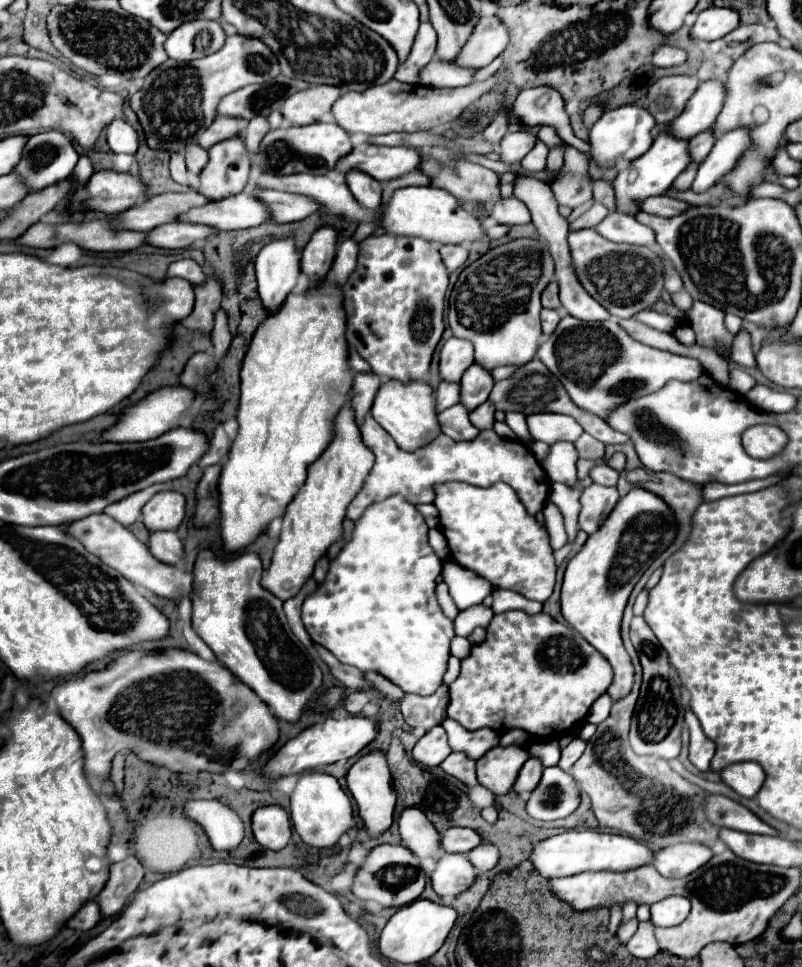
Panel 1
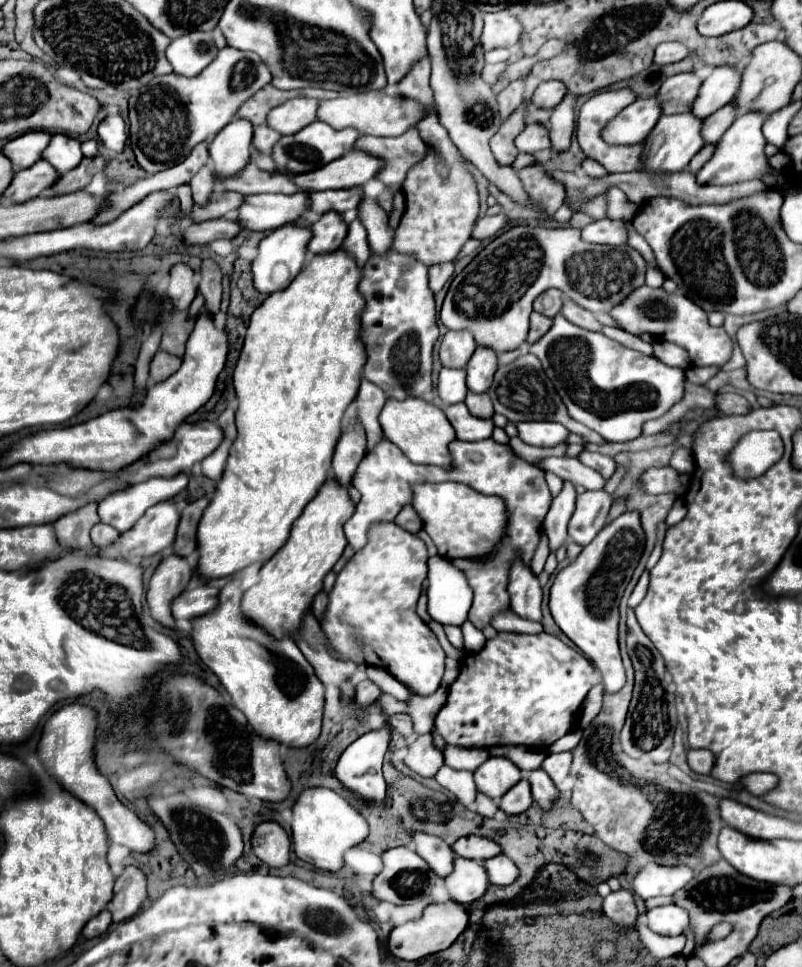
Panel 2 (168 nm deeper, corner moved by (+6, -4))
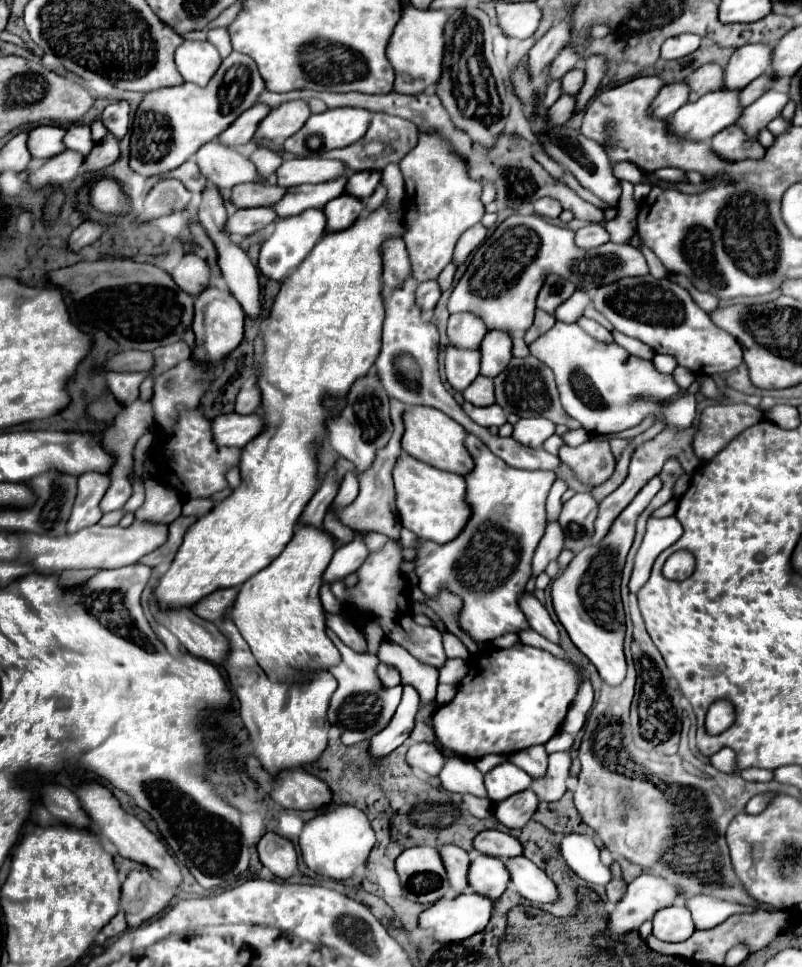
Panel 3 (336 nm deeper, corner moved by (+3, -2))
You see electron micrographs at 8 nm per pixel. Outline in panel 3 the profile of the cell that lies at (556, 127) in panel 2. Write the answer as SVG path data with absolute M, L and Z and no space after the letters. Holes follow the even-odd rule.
M594 54L594 56L586 58L586 82L584 82L582 90L576 94L576 98L578 98L578 110L576 112L584 110L588 100L598 90L598 84L602 82L602 78L606 74L606 66L608 66L608 60L602 54Z

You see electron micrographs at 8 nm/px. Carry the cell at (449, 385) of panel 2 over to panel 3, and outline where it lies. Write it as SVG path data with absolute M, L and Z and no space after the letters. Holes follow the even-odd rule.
M458 346L446 348L446 378L448 382L462 392L466 386L474 382L480 374L480 350L466 350Z

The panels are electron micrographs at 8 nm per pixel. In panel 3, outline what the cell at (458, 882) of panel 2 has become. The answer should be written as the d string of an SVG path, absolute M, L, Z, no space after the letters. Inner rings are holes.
M480 854L470 864L468 874L470 888L478 894L486 894L488 898L500 898L510 882L510 872L506 870L506 864L502 858Z

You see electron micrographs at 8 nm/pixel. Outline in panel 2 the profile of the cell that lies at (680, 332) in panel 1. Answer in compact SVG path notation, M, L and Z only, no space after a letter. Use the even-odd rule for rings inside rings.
M655 340L653 342L653 356L659 358L661 362L665 362L667 366L675 366L675 368L689 368L691 360L689 360L689 354L685 348L679 348L677 344L673 342L667 342L667 340Z

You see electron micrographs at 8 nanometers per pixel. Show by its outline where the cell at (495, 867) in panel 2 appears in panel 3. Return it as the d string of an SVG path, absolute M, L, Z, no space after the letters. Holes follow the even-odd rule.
M524 856L510 858L506 862L506 868L510 870L512 876L510 886L514 886L526 900L540 902L540 904L550 904L558 900L556 884L532 860Z

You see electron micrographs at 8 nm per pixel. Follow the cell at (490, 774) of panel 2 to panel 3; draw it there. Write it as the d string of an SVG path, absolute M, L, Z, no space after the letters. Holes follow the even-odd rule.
M504 762L484 776L488 798L494 802L502 802L512 794L528 790L530 782L532 778L512 762Z

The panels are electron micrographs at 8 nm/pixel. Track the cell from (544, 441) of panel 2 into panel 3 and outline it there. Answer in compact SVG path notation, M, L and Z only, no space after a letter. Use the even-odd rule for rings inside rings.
M522 418L514 424L512 438L524 446L540 448L548 436L554 434L554 424L546 418Z

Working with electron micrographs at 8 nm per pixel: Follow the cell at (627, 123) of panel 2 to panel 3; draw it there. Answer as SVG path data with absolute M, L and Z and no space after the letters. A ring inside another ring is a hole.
M684 80L666 84L660 90L660 94L654 100L654 104L650 106L650 114L660 116L660 118L672 116L680 106L684 106L688 102L688 94L690 94L690 86Z

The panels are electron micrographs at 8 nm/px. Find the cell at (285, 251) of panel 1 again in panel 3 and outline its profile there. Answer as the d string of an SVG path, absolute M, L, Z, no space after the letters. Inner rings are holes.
M304 210L302 214L280 218L274 224L274 234L264 242L260 250L260 272L272 280L284 280L288 272L308 256L308 252L314 248L314 244L320 240L320 236L326 232L326 216L324 210Z

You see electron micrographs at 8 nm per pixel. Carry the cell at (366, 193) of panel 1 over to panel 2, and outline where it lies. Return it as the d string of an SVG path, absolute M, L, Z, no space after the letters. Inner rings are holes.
M363 198L359 202L359 220L363 222L367 236L369 236L369 246L373 252L385 252L393 244L393 228L387 224L387 212L379 206L377 200Z

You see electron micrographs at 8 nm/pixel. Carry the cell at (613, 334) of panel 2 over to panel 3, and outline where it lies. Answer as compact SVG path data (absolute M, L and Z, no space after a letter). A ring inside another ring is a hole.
M614 330L614 342L620 344L622 348L626 348L630 354L634 354L638 358L644 358L644 360L652 360L654 358L654 350L650 350L650 346L646 346L646 344L642 344L638 340L632 340L632 338L616 332L616 330Z

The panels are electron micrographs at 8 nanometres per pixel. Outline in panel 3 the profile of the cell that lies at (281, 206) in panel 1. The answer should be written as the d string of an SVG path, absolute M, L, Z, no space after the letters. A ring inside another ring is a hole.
M372 170L356 172L350 176L350 180L346 184L346 194L352 194L360 200L366 200L380 184L380 178L382 178L382 172L372 172Z

